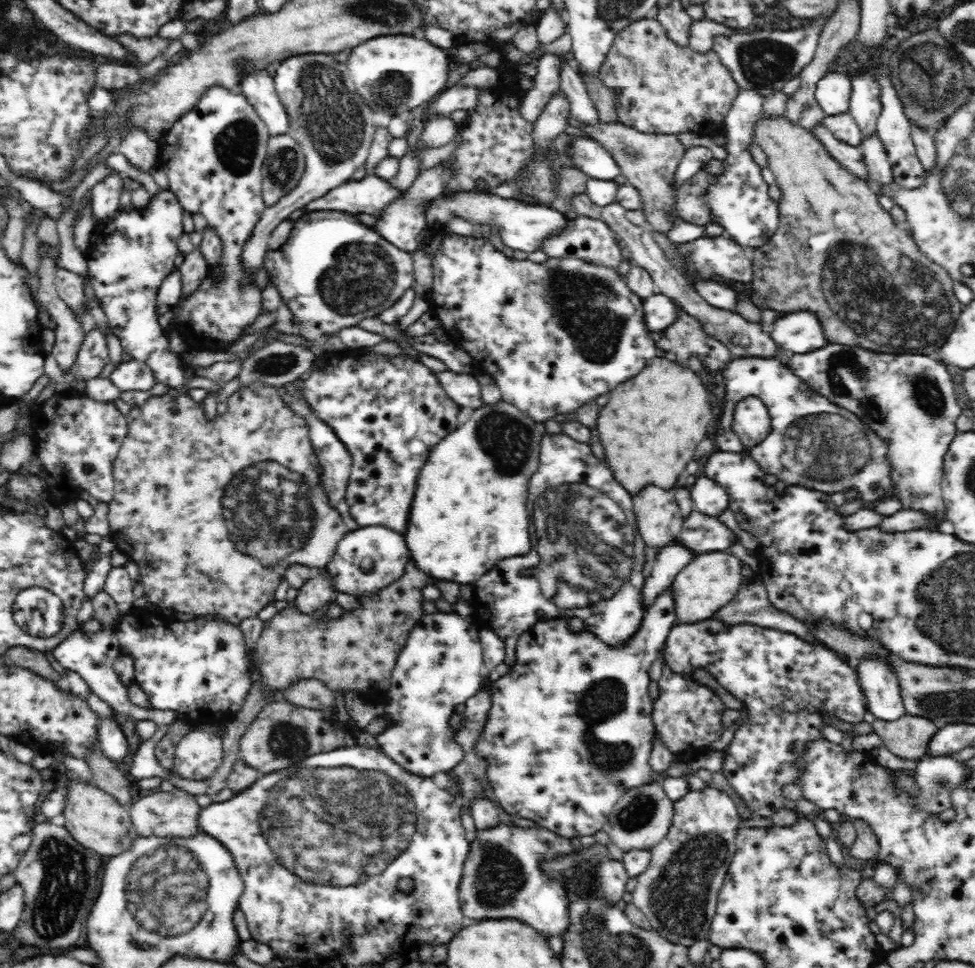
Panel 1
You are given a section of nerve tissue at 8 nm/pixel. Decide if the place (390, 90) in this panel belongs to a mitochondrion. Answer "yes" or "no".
yes

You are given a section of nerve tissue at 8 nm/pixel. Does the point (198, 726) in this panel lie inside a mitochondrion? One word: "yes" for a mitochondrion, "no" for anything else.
no

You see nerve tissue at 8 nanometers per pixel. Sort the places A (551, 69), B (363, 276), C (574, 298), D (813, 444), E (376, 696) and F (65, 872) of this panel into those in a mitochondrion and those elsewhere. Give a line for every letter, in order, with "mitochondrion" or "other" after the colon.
A: other
B: mitochondrion
C: mitochondrion
D: mitochondrion
E: other
F: mitochondrion

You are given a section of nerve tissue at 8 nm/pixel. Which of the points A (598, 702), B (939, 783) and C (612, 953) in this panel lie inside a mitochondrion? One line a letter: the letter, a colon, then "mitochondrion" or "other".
A: mitochondrion
B: mitochondrion
C: mitochondrion

